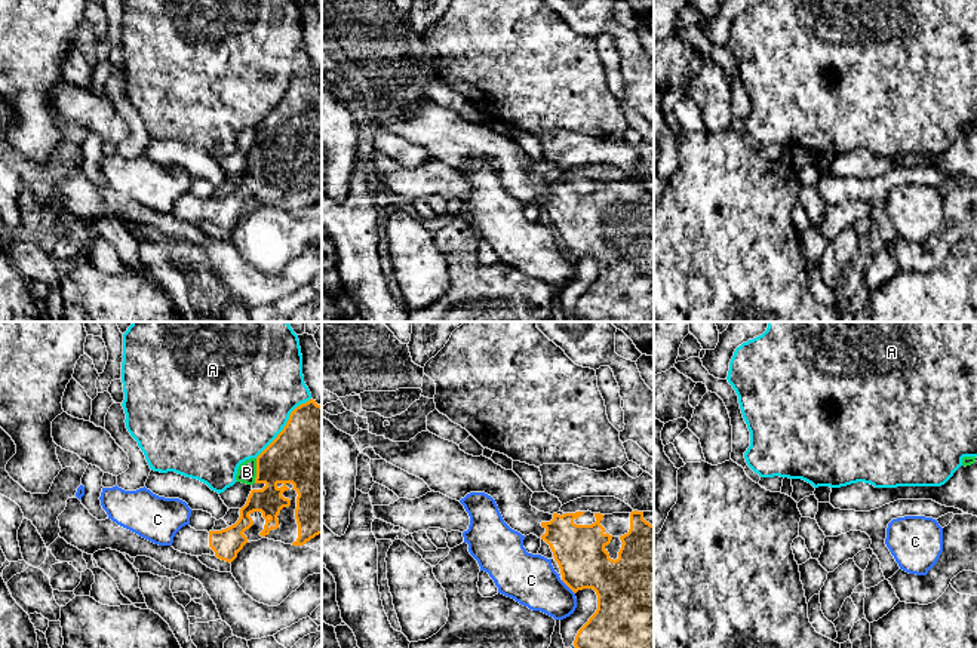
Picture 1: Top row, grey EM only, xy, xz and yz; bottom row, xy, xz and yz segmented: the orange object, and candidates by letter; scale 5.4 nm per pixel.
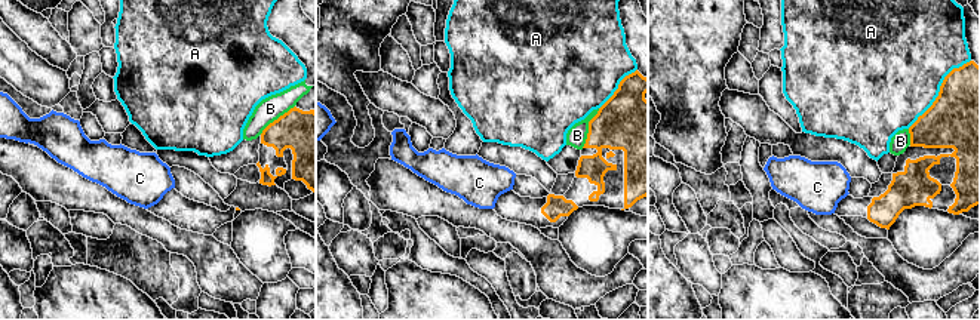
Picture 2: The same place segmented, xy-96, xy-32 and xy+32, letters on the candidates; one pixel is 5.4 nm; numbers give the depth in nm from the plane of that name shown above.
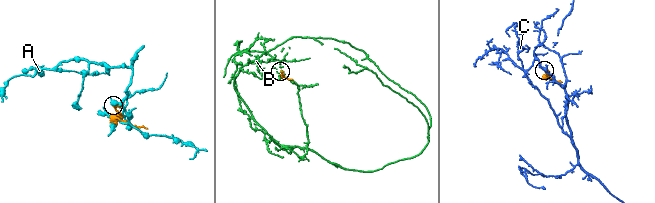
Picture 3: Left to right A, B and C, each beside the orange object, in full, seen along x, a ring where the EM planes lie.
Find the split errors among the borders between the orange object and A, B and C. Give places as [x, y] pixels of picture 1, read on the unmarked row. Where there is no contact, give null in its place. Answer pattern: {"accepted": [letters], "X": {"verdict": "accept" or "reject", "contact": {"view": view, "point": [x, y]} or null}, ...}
{"accepted": [], "A": {"verdict": "reject", "contact": {"view": "xy", "point": [285, 94]}}, "B": {"verdict": "reject", "contact": {"view": "xy", "point": [257, 138]}}, "C": {"verdict": "reject", "contact": {"view": "xz", "point": [568, 254]}}}

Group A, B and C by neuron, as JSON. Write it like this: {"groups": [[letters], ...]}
{"groups": [["A"], ["B"], ["C"]]}

